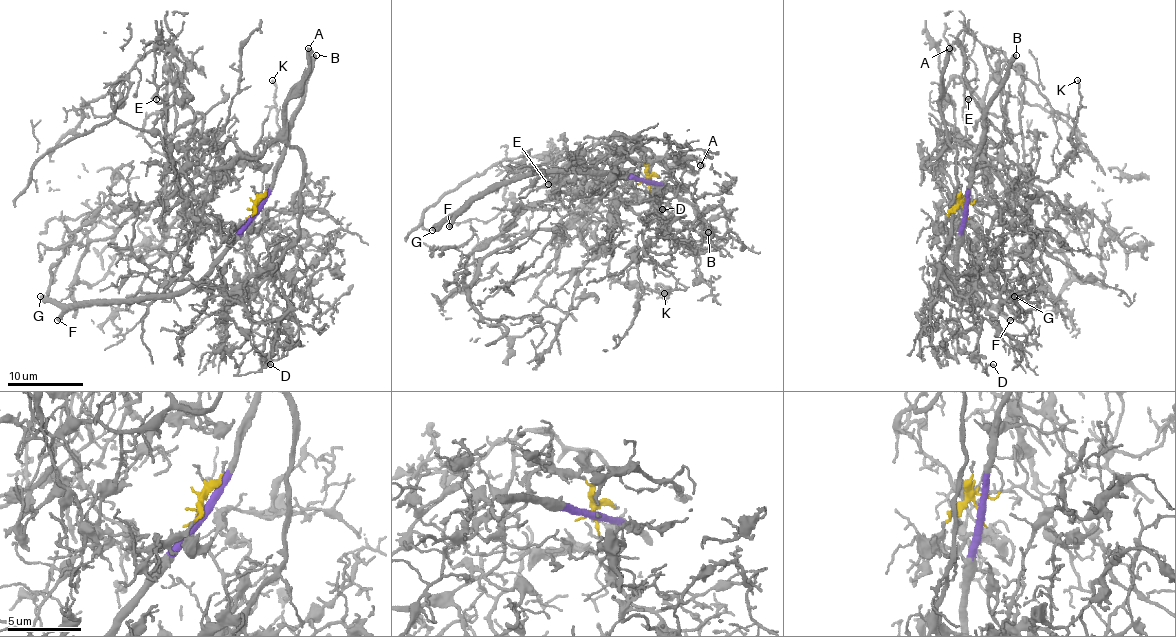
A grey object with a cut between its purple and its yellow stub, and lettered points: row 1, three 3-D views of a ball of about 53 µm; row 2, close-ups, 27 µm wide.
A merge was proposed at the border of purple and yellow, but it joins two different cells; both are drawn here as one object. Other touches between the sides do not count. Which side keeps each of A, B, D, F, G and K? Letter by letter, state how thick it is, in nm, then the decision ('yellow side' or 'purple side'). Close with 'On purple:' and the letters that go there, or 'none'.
A: calibre 440 nm; yellow side
B: calibre 440 nm; purple side
D: calibre 140 nm; yellow side
F: calibre 380 nm; purple side
G: calibre 480 nm; purple side
K: calibre 140 nm; yellow side
On purple: B, F, G

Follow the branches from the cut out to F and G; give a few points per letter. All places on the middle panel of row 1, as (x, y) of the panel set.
F: (646, 181), (619, 173), (534, 172), (490, 185), (449, 227)
G: (646, 181), (619, 173), (534, 172), (494, 183), (447, 215), (432, 230)

